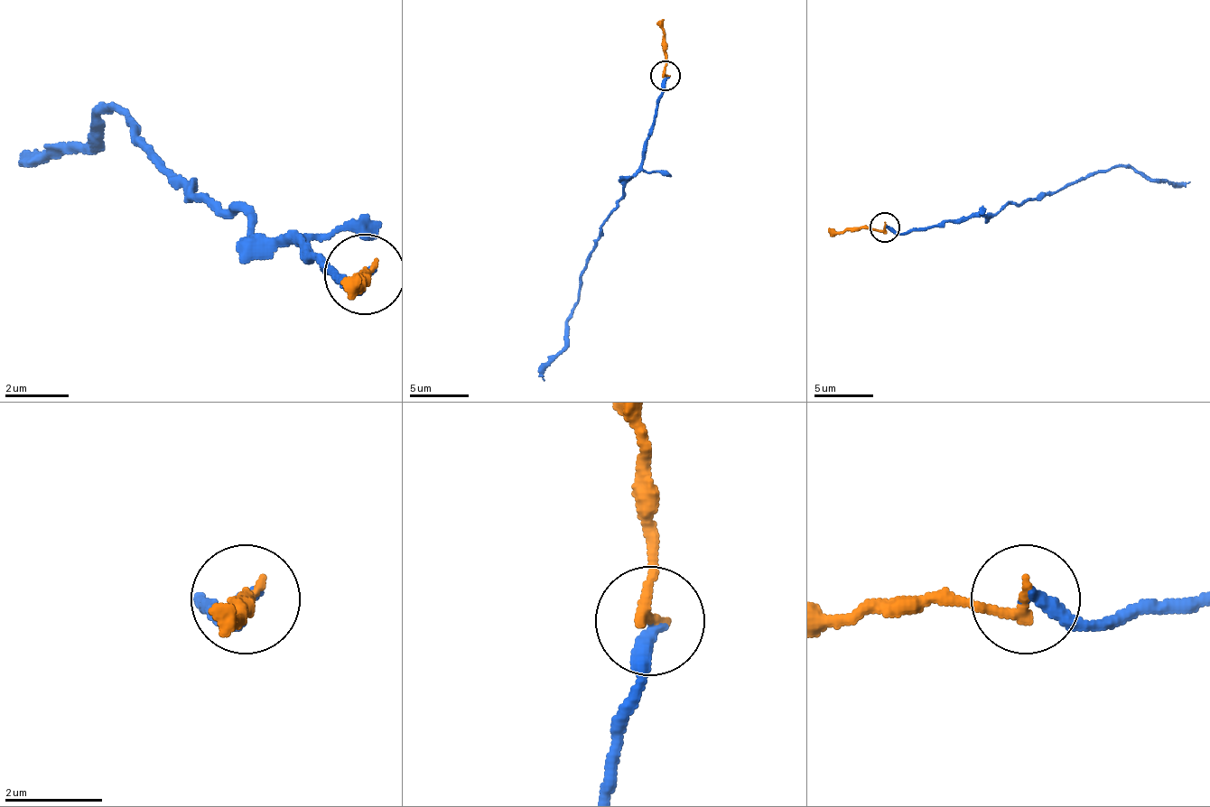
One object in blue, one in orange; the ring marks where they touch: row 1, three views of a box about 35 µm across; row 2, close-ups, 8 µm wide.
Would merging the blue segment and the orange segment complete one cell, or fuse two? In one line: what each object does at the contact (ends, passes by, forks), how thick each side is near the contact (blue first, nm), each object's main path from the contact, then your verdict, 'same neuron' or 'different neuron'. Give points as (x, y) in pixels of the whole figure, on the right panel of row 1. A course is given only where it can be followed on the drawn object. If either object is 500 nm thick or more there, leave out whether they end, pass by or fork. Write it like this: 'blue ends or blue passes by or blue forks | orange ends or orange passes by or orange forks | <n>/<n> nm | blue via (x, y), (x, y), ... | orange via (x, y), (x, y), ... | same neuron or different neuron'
blue ends | orange ends | 320/260 nm | blue via (886, 227), (909, 233), (968, 220), (1113, 167), (1190, 182) | orange via (886, 227), (841, 233), (829, 227) | different neuron

